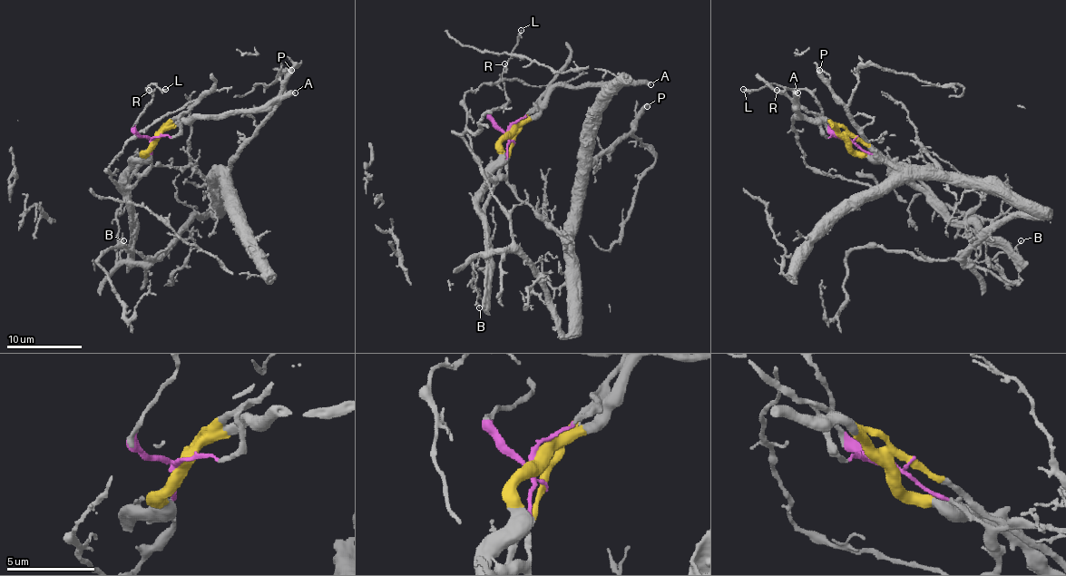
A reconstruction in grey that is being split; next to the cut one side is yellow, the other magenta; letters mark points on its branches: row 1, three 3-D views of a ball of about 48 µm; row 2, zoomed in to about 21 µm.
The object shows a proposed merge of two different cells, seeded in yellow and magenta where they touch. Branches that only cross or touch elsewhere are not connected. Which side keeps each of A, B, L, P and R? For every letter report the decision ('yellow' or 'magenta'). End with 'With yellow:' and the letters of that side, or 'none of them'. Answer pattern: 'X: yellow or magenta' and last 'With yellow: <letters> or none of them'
A: yellow
B: magenta
L: magenta
P: magenta
R: magenta
With yellow: A

